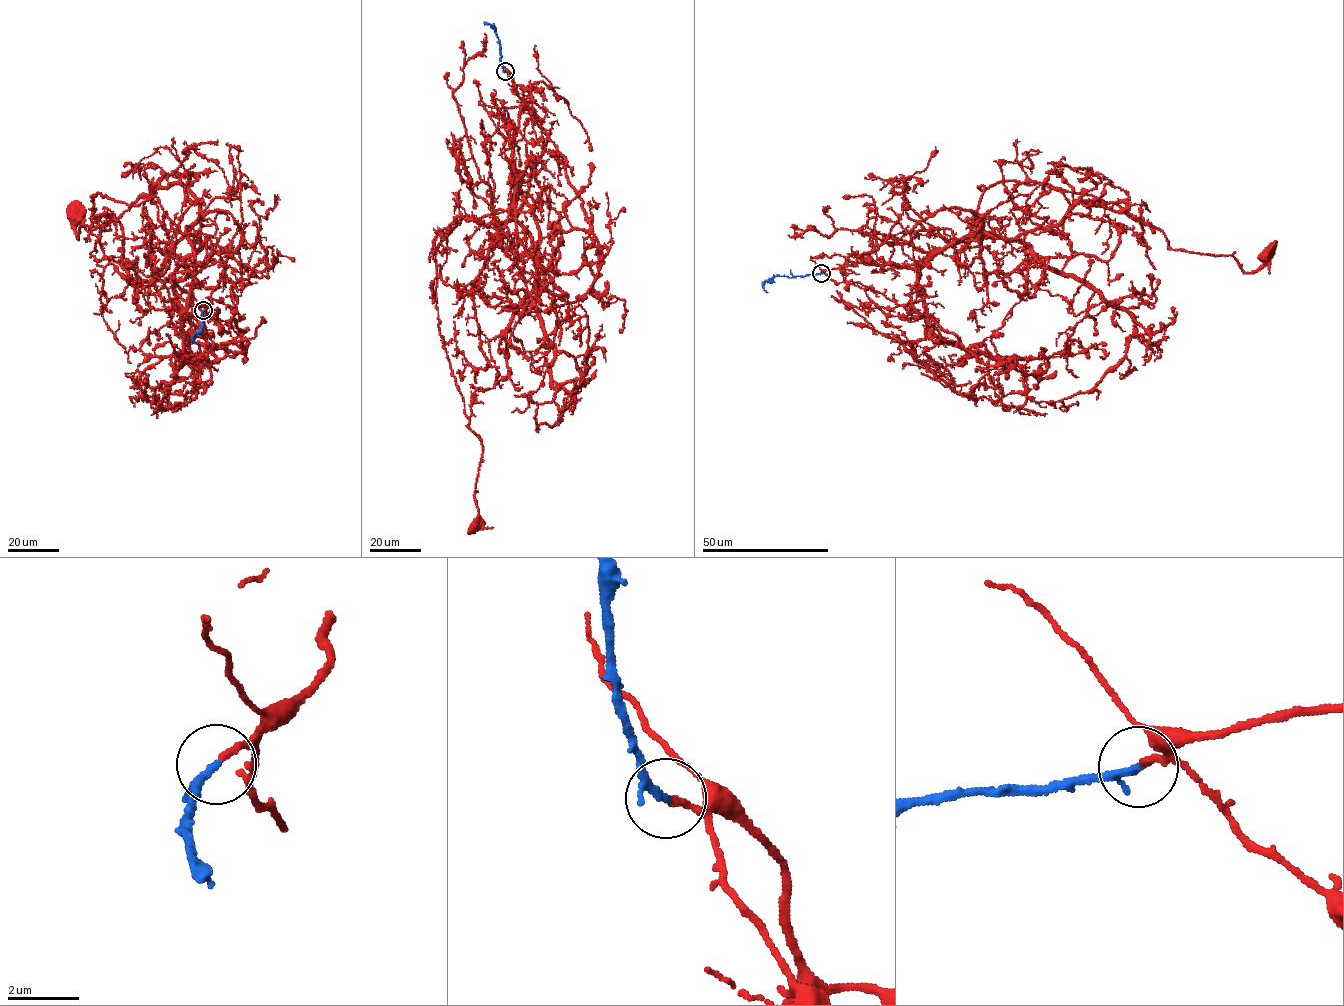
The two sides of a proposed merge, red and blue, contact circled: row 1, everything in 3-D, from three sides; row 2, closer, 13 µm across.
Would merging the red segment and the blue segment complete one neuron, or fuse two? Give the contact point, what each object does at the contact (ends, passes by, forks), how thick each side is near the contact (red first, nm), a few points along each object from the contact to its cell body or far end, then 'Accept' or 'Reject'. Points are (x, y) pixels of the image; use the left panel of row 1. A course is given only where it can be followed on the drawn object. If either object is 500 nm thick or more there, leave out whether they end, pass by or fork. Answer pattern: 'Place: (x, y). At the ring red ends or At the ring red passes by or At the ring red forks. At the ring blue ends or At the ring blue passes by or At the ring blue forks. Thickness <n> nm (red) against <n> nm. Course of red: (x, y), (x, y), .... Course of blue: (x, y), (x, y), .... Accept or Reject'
Place: (203, 310). At the ring red ends. At the ring blue passes by. Thickness 200 nm (red) against 160 nm. Course of red: (204, 310), (216, 288), (191, 284), (189, 240), (155, 197), (91, 195), (100, 226), (78, 238), (77, 217). Course of blue: (203, 310), (204, 322), (192, 337), (198, 344). Accept

